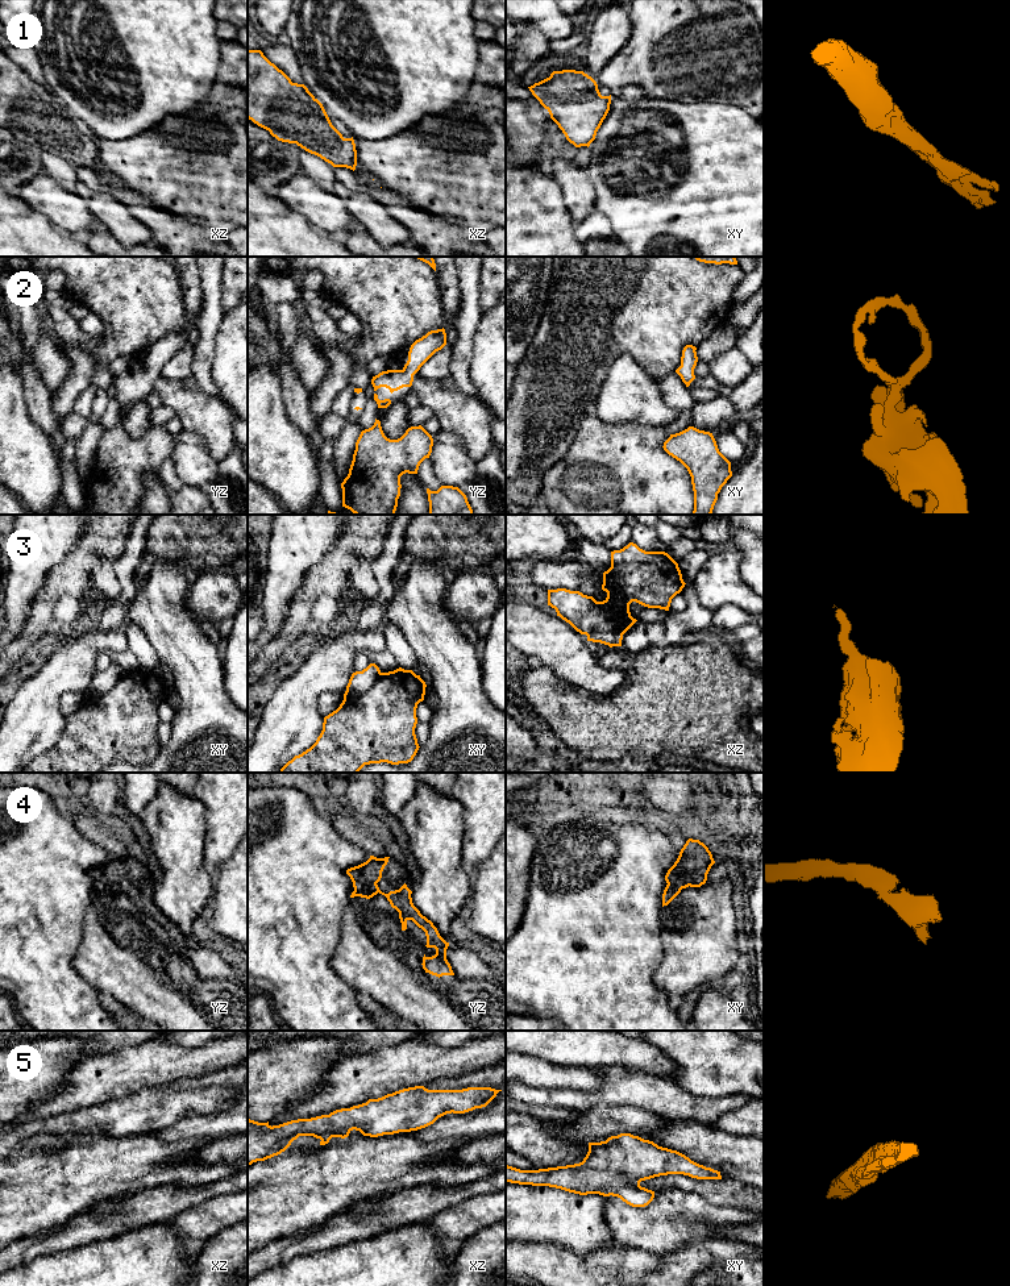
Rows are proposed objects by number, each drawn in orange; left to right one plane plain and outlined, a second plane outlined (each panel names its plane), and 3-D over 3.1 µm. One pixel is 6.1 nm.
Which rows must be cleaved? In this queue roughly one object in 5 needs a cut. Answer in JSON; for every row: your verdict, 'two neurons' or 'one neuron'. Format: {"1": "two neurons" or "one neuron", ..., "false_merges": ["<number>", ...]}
{"1": "one neuron", "2": "one neuron", "3": "two neurons", "4": "one neuron", "5": "one neuron", "false_merges": ["3"]}

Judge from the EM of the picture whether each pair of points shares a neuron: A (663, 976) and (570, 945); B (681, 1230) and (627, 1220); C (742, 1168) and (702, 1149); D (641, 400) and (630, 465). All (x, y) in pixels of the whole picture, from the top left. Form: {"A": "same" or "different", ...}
{"A": "different", "B": "same", "C": "same", "D": "different"}

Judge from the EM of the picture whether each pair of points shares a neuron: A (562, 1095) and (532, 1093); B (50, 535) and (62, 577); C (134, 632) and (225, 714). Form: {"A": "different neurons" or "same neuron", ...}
{"A": "same neuron", "B": "different neurons", "C": "different neurons"}

